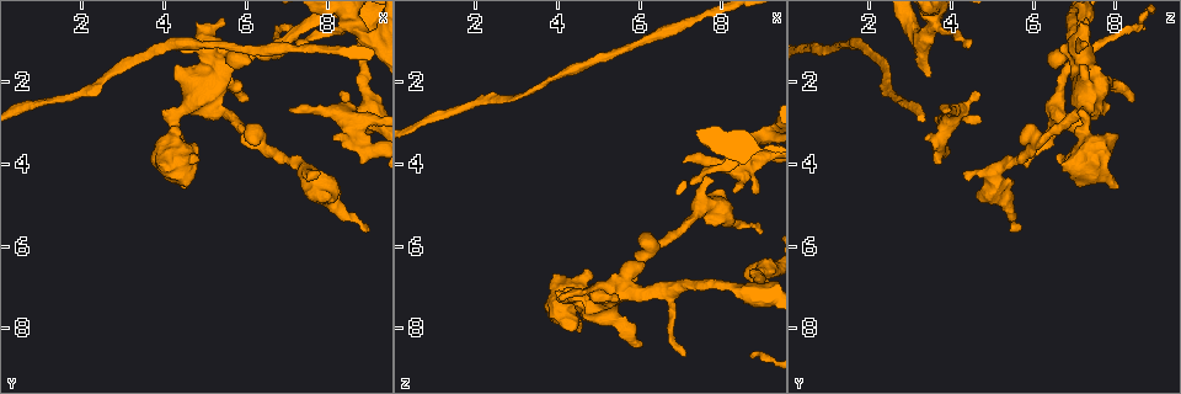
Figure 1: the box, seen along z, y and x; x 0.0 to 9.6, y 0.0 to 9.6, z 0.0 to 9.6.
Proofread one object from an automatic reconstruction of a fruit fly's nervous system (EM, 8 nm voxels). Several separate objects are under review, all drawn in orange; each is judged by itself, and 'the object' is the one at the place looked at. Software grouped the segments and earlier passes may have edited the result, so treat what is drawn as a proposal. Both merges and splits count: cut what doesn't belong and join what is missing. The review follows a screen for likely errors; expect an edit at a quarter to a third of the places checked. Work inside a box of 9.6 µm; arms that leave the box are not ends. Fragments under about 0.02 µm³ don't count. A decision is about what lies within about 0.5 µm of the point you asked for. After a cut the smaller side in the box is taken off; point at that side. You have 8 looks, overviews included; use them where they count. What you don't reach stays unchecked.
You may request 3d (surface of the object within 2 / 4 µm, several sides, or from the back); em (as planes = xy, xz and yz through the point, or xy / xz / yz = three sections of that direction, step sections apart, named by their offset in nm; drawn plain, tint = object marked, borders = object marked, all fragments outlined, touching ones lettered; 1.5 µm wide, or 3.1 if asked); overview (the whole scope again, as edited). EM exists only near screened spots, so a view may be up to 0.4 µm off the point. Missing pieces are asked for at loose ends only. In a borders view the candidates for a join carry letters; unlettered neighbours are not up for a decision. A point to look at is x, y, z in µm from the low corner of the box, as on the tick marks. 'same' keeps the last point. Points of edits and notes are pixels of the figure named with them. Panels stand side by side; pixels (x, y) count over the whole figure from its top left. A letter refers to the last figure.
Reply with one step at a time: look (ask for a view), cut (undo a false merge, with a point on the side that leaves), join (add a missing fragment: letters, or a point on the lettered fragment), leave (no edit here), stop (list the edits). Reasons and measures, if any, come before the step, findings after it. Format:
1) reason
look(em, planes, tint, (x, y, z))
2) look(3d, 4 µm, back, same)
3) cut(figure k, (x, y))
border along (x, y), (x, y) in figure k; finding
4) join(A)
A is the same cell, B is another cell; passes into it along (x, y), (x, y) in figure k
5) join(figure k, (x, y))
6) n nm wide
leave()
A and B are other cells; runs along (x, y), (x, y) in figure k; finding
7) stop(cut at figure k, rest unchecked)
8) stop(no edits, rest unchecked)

branch stops here
look(3d, 2 µm, (7.25, 0.95, 4.45))

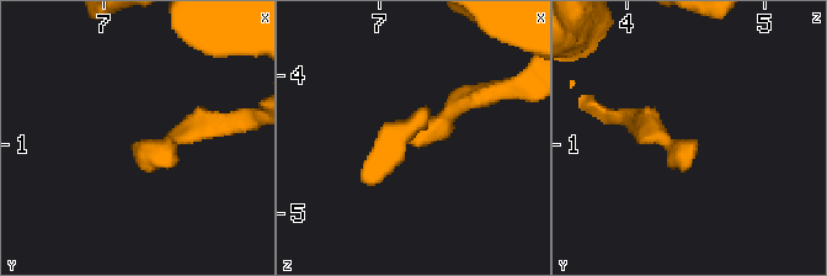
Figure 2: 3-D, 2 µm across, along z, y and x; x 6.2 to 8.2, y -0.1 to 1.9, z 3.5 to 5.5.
now the EM
look(em, xz, step 4, borders, (7.22, 1.00, 4.50))

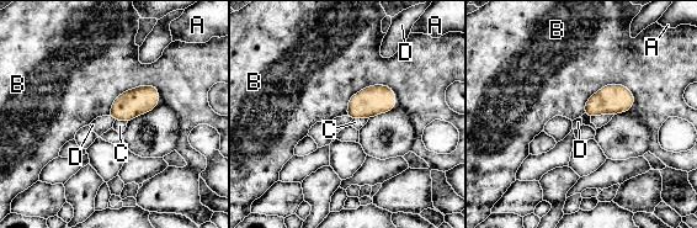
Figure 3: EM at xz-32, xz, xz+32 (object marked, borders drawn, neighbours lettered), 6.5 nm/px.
another direction
look(em, planes, borders, same)

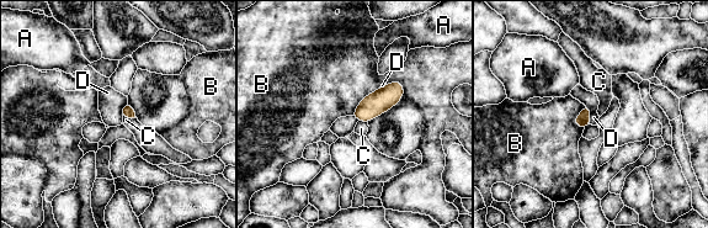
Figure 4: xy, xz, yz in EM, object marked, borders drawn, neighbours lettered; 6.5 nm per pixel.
leave()
A, B, C and D are other cells; none of them fits

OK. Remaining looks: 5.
free end
look(em, yz, step 4, borders, (8.10, 3.35, 3.35))

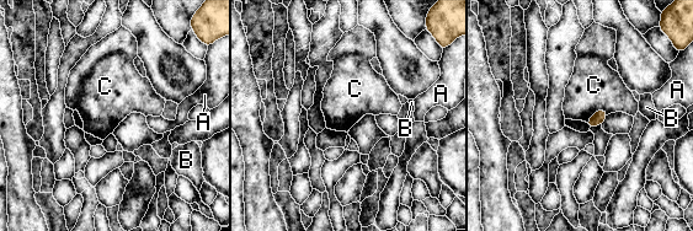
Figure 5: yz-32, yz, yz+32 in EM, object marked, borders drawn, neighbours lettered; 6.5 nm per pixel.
look(em, planes, borders, same)

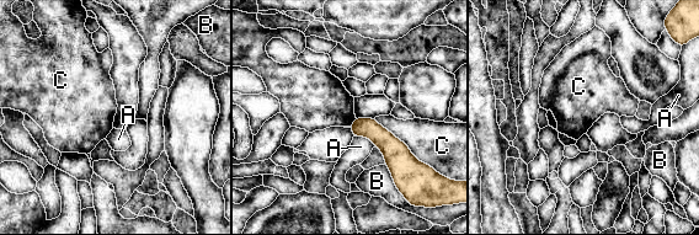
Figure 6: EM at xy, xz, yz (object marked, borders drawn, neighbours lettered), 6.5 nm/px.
leave()
A, B and C are other cells; border along (373, 118), (399, 138), (420, 161) in figure 6; none of them fits

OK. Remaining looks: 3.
branch stops here
look(3d, 2 µm, back, (8.95, 5.55, 5.70))

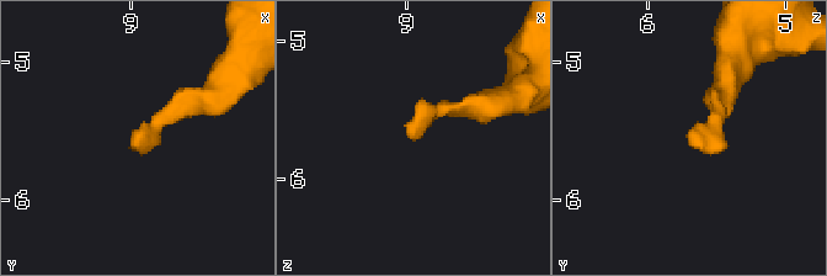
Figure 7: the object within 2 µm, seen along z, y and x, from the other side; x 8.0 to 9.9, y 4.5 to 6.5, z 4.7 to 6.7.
look(em, planes, borders, (8.98, 5.54, 5.68))

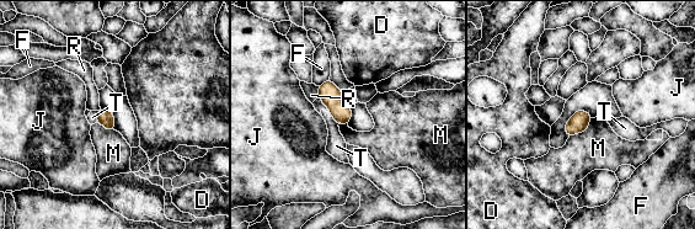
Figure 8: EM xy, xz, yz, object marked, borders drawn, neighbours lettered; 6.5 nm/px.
leave()
D, F, J, M, R and T are other cells; border along (592, 118), (586, 129), (570, 137) in figure 8; no lettered fragment goes on from it

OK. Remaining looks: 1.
stop(no edits, rest unchecked)

